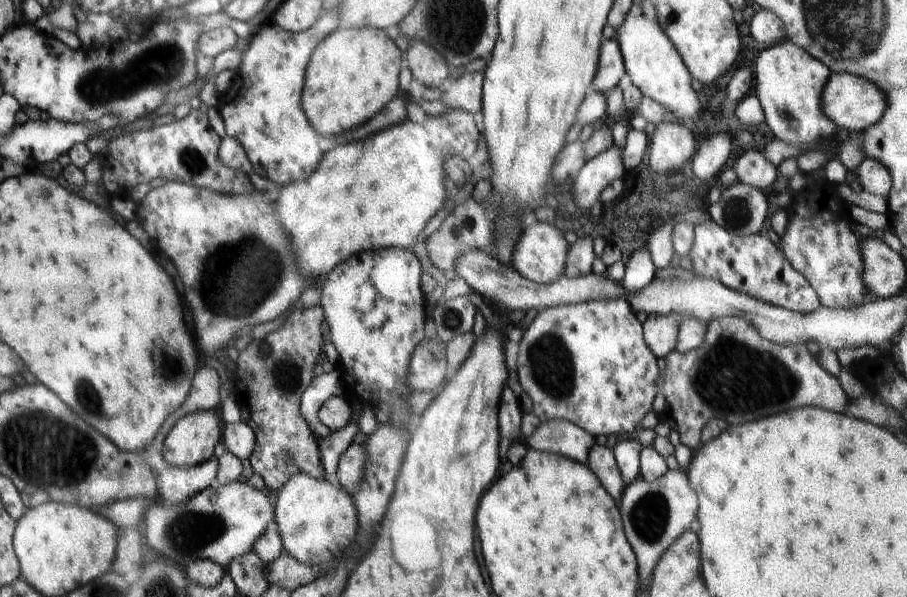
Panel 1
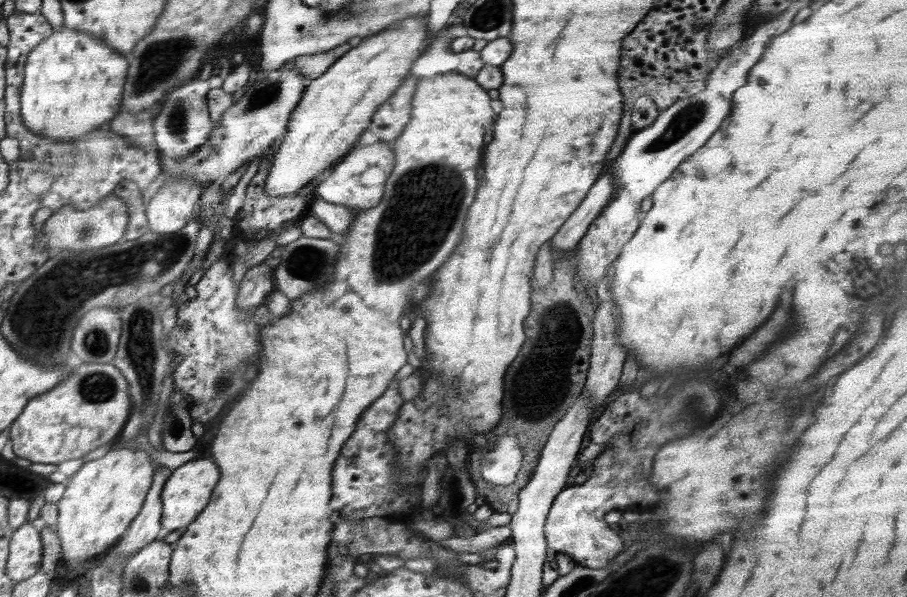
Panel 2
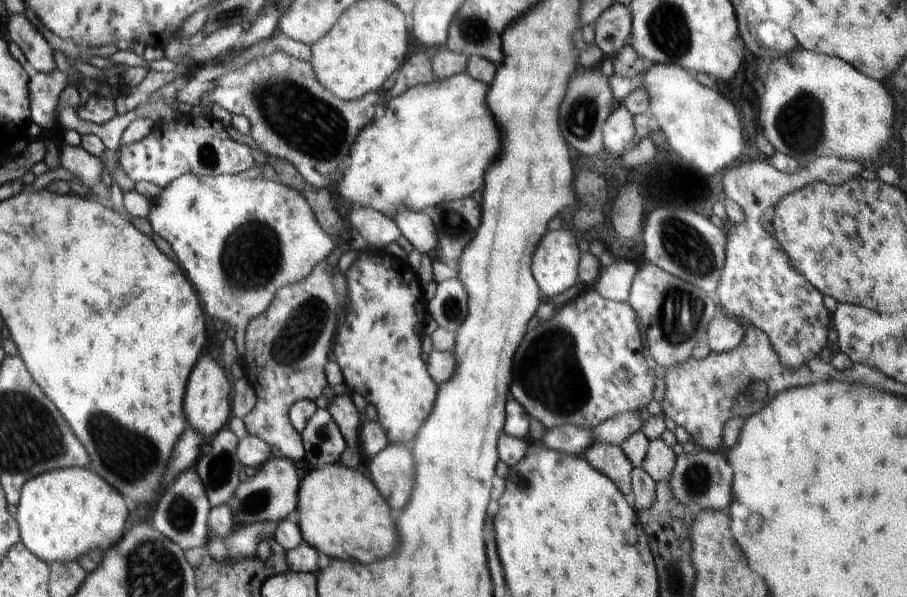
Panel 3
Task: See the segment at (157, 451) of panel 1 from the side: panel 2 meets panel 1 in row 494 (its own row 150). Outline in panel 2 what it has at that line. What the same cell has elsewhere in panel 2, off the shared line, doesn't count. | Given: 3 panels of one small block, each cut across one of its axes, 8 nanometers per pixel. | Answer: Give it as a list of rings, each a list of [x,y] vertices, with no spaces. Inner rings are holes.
[[[211,76],[208,80],[190,80],[184,85],[168,93],[160,102],[160,114],[153,120],[154,148],[158,146],[158,152],[166,161],[178,160],[194,153],[200,146],[206,144],[211,130],[214,128],[209,117],[207,94],[209,90],[223,86],[220,76]]]

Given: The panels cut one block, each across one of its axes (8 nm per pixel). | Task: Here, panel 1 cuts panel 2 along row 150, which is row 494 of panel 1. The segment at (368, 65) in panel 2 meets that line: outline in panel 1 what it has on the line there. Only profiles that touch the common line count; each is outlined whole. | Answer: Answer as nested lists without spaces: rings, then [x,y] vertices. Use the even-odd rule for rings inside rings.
[[[299,473],[292,476],[284,488],[273,495],[274,522],[280,528],[284,550],[308,566],[322,566],[353,546],[359,534],[358,512],[352,496],[337,481],[312,478]]]

